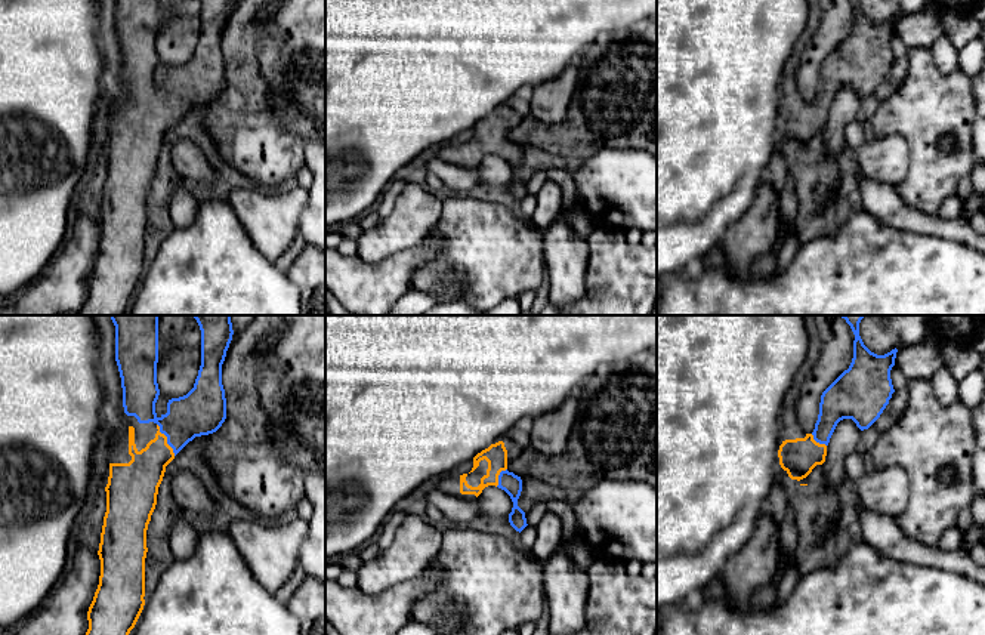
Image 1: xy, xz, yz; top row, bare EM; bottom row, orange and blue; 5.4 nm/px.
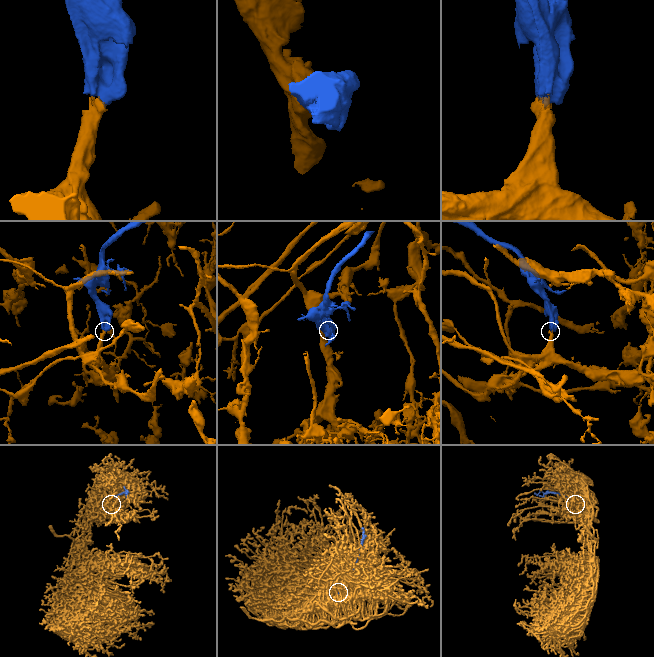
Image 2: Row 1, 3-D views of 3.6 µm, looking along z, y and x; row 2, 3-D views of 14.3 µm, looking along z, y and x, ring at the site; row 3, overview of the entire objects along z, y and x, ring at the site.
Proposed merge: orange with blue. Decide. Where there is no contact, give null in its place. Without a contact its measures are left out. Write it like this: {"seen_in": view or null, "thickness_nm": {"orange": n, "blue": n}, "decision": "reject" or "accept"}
{"seen_in": "xy", "thickness_nm": {"orange": 220, "blue": 260}, "decision": "accept"}

